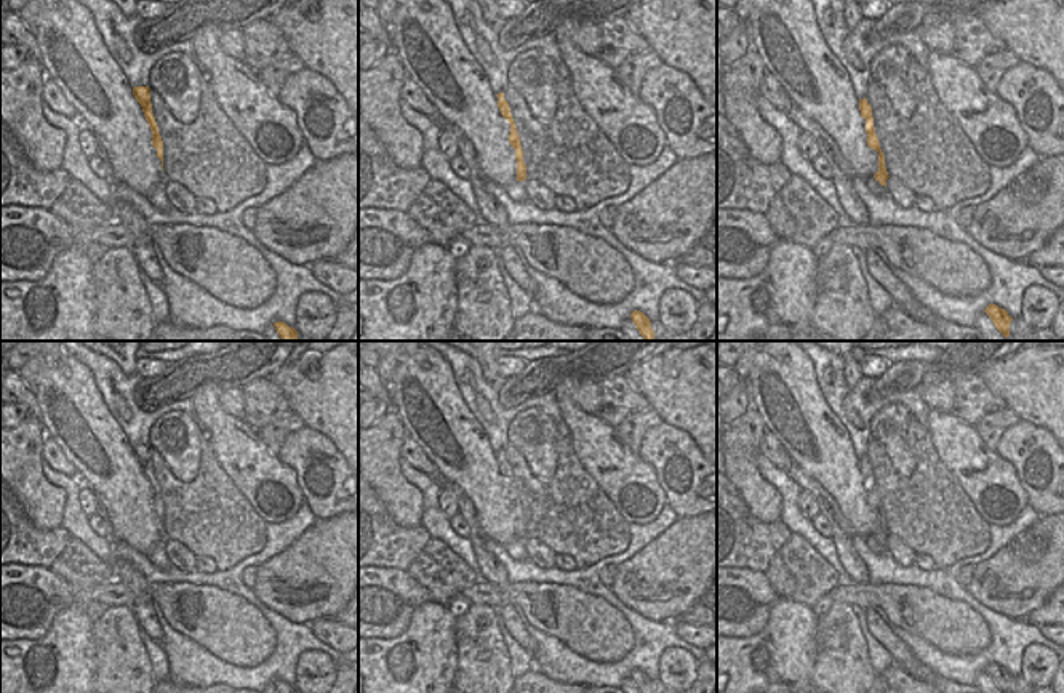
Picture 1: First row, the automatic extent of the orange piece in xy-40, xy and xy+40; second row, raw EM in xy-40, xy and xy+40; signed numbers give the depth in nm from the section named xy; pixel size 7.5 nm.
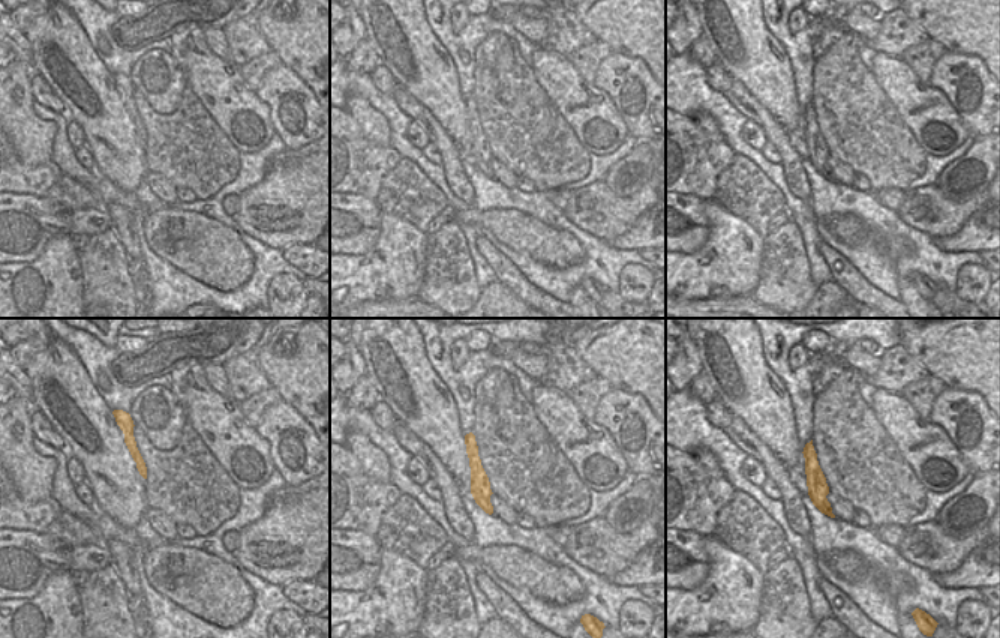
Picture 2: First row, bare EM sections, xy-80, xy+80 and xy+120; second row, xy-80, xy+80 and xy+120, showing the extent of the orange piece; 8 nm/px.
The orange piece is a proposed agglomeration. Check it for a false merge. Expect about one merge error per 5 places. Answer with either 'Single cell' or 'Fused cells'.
Single cell.

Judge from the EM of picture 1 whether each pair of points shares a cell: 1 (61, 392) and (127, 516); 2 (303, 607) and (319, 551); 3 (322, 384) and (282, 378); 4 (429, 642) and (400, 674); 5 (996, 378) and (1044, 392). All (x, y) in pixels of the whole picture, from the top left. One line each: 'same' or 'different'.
1: same
2: same
3: same
4: same
5: same

